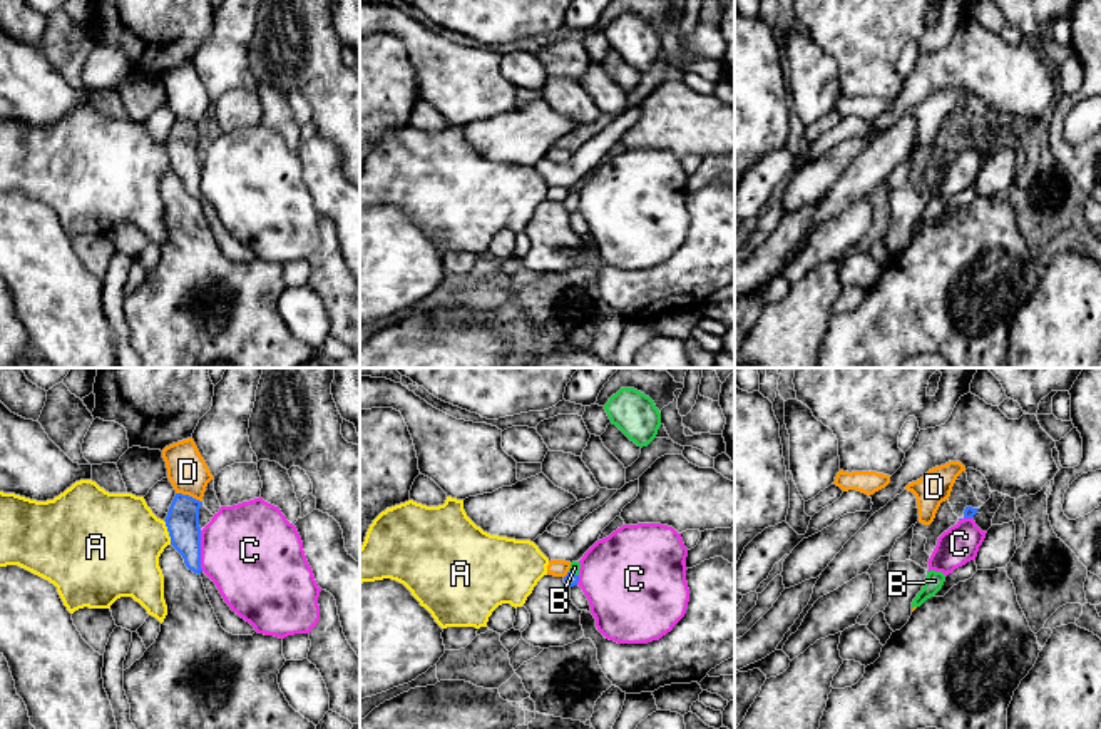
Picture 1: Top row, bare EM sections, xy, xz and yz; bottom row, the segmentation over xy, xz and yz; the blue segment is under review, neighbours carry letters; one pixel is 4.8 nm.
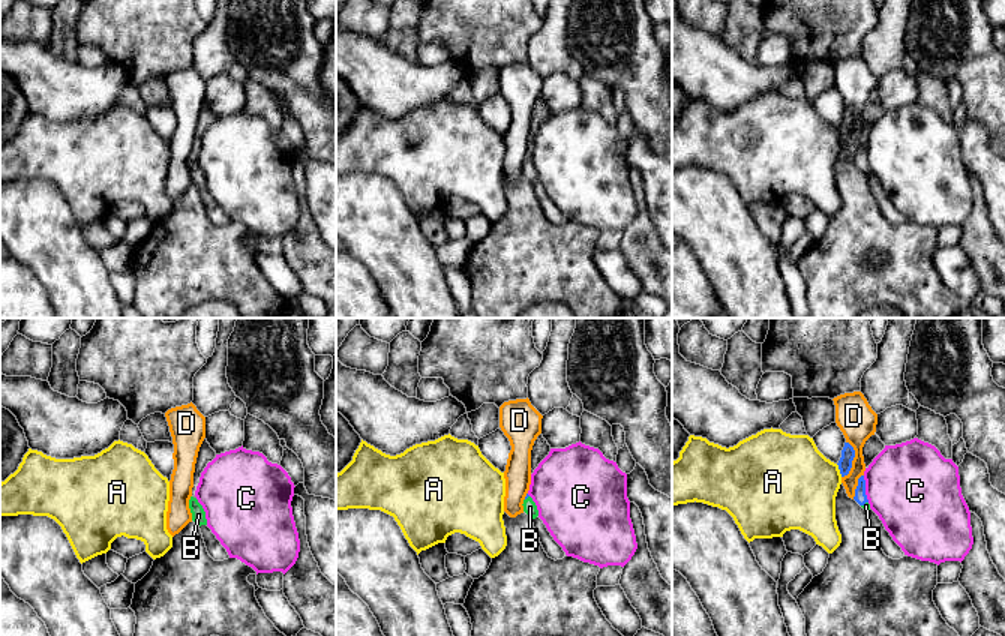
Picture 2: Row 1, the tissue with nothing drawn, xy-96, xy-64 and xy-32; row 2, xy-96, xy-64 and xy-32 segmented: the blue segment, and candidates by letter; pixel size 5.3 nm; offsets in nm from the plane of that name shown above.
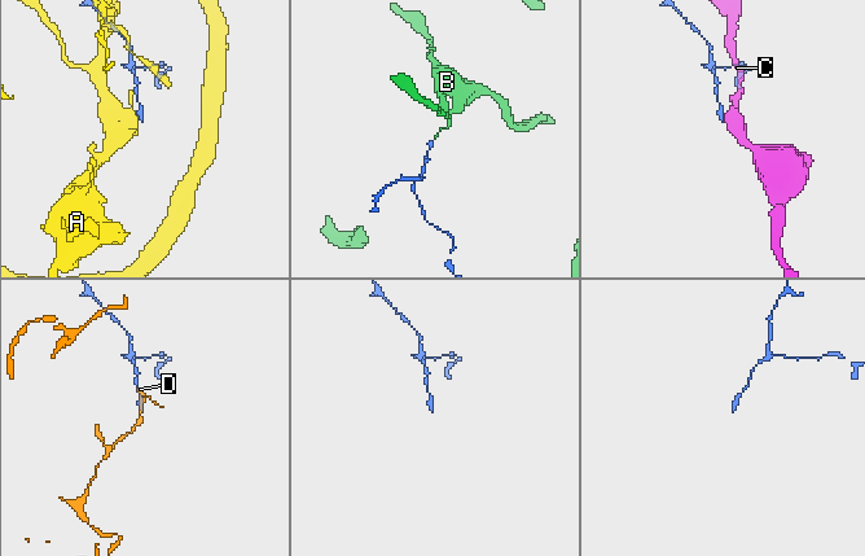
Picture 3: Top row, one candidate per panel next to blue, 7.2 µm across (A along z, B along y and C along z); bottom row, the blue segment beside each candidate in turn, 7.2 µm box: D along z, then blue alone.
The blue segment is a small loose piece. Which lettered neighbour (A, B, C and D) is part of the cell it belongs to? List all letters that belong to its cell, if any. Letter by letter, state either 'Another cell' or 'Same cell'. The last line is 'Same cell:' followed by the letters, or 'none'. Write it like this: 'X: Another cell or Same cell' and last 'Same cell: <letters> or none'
A: Another cell
B: Same cell
C: Another cell
D: Another cell
Same cell: B

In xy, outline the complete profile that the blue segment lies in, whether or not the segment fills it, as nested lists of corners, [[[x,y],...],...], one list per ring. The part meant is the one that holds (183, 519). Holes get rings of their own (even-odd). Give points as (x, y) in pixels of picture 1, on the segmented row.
[[[176,493],[167,517],[166,527],[171,545],[182,555],[184,563],[194,574],[201,574],[201,527],[199,527],[199,500]]]

